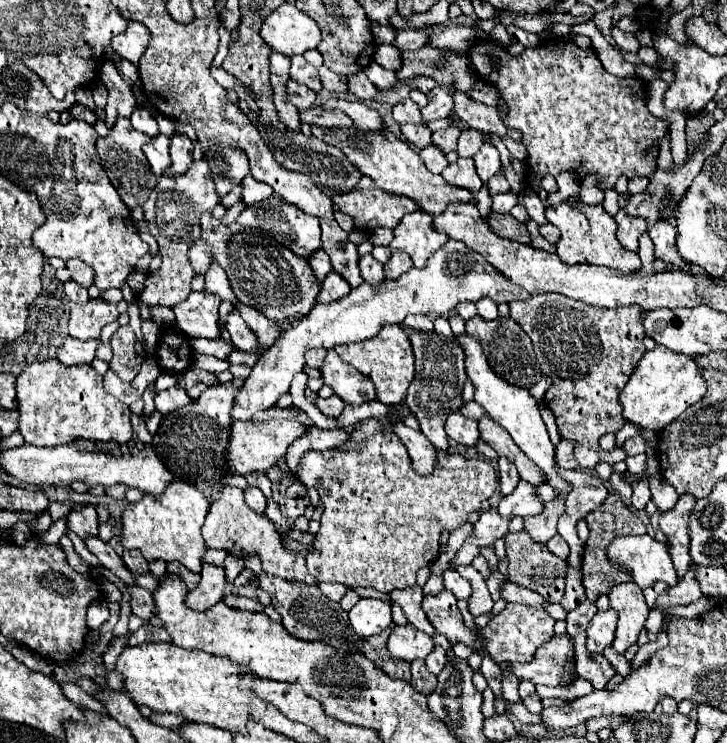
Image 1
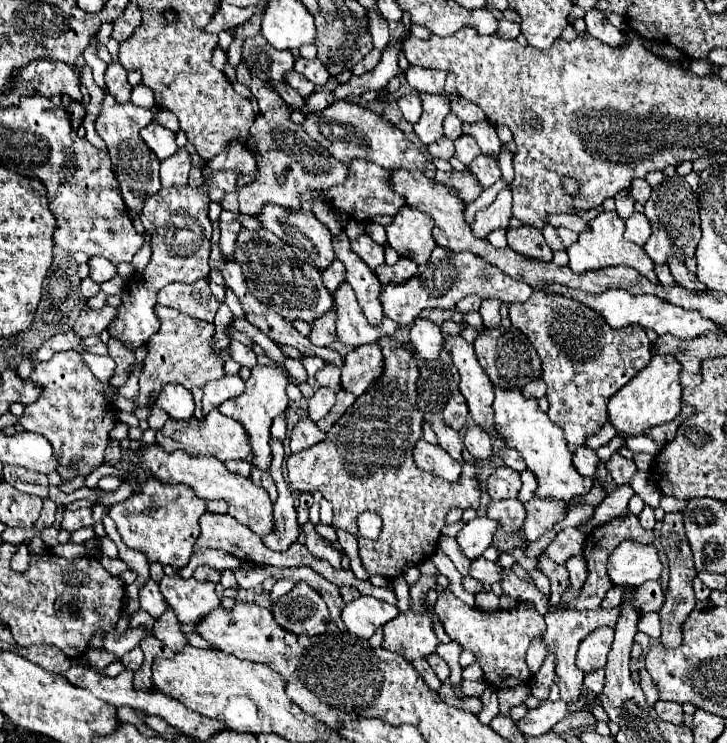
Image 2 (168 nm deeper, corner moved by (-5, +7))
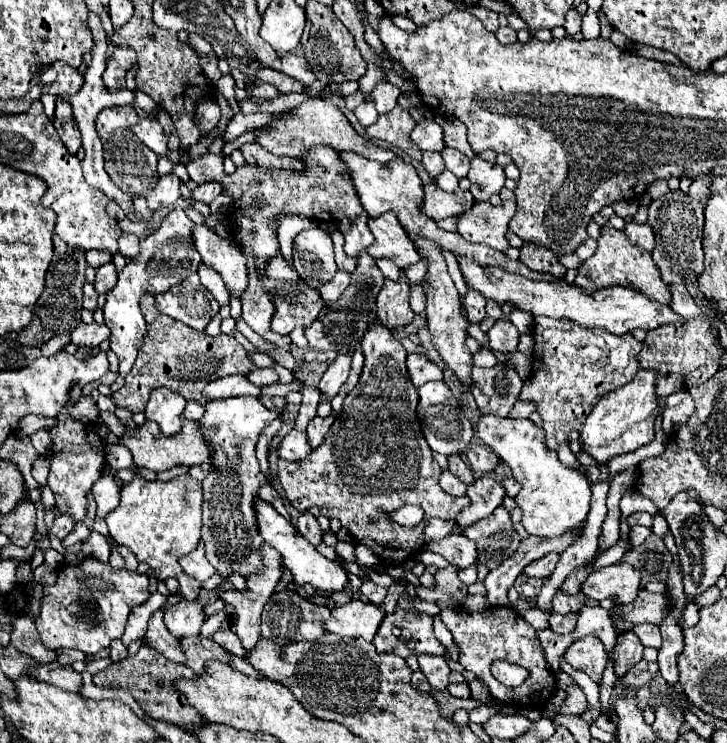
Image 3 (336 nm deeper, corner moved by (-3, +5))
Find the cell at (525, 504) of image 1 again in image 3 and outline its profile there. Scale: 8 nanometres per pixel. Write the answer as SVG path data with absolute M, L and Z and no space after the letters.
M502 505L496 507L492 515L466 527L462 533L478 545L478 561L488 569L496 569L504 559L512 557L522 543L522 537L512 527L510 513Z

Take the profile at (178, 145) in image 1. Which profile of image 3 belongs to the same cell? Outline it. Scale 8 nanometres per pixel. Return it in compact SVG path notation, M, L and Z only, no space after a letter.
M174 173L160 175L160 181L158 181L158 185L152 189L152 195L146 197L148 207L150 207L152 211L158 211L158 209L162 209L162 207L172 205L172 203L180 197L180 185L182 185L182 181L180 181Z

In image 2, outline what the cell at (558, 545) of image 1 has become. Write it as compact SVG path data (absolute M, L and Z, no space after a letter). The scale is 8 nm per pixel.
M568 527L568 529L564 529L564 531L548 545L548 549L544 551L544 555L550 557L554 563L564 565L570 557L582 555L584 541L586 541L586 539L584 539L582 533L578 533L578 529Z

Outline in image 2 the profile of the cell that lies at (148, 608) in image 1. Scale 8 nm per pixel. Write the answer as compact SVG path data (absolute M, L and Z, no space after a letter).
M168 609L156 623L154 623L154 637L158 637L166 647L170 647L174 653L180 653L186 645L188 639L180 629L180 623L176 621L172 609Z

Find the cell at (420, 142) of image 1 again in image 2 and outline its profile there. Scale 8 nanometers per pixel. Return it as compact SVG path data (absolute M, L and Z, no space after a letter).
M448 113L446 115L446 121L443 123L444 135L450 139L450 141L456 141L460 135L462 135L462 121L454 115L454 113Z

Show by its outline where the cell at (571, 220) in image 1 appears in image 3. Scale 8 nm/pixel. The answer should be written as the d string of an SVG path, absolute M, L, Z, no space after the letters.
M610 225L600 227L600 237L598 237L598 247L596 253L586 259L580 267L578 267L578 275L576 275L576 285L580 285L582 289L586 289L588 293L594 289L602 289L602 287L610 287L610 285L624 285L624 287L636 287L638 291L642 291L646 297L670 305L670 289L668 285L662 281L660 277L660 269L656 267L656 263L652 261L652 255L642 249L636 247L632 243L628 243L628 237L622 231L616 231Z

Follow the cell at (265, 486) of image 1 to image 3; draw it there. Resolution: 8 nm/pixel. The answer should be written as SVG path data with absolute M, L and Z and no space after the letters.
M266 483L266 485L260 487L260 499L264 499L266 503L270 503L270 505L274 505L274 507L280 507L280 505L282 505L282 499L280 499L278 491L276 491L270 483Z

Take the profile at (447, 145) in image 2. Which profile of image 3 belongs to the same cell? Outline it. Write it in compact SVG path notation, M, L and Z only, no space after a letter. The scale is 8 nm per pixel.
M424 151L424 153L422 153L422 163L424 163L426 171L432 175L432 179L434 179L436 175L440 175L440 171L444 171L444 159L442 159L442 155L436 153L436 151Z

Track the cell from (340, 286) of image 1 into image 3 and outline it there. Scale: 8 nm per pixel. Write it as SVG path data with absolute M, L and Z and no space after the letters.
M340 351L335 361L328 365L328 369L326 369L326 373L324 373L324 377L322 377L320 385L318 385L318 389L328 399L332 399L336 395L336 391L340 391L342 383L348 379L351 361L352 353L343 353Z

